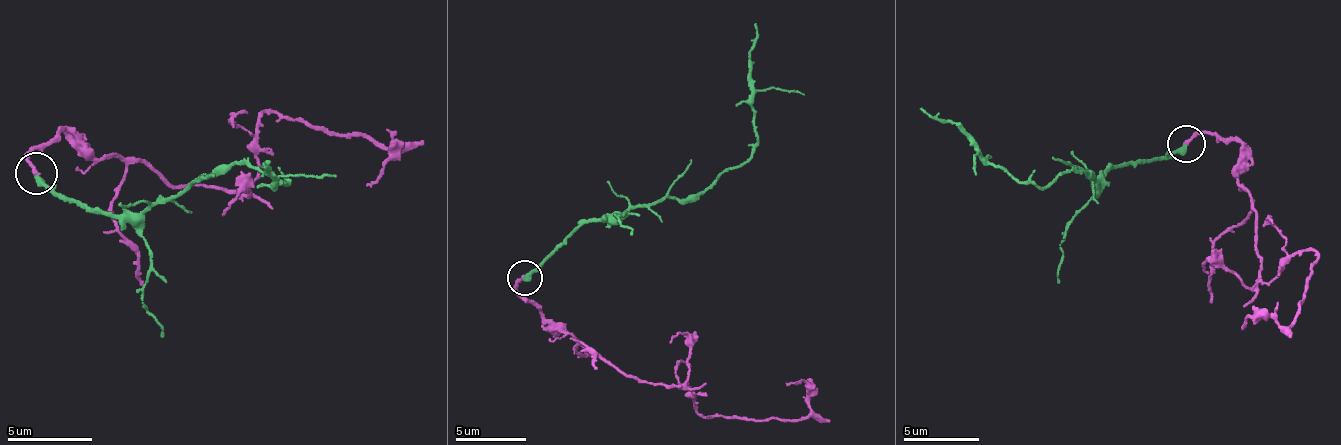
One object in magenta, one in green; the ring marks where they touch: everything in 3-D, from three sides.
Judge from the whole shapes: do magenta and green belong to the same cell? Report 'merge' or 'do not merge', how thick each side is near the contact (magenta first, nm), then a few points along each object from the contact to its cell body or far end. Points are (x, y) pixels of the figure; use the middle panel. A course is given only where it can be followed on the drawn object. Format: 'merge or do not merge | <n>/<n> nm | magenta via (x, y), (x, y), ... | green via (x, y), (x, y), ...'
do not merge | 260/380 nm | magenta via (526, 276), (516, 291), (590, 352), (625, 377), (692, 391), (706, 417), (809, 413), (807, 382), (787, 382) | green via (525, 278), (585, 224), (621, 217), (666, 197), (704, 192), (746, 157), (758, 140), (749, 57), (755, 21)

